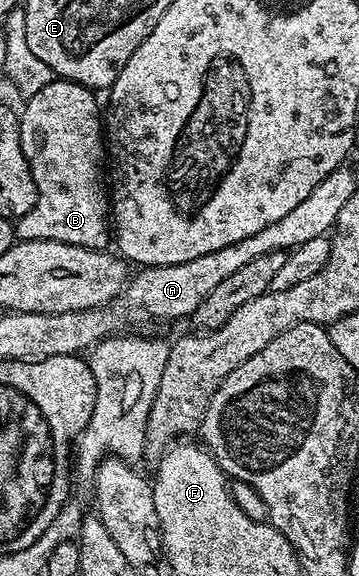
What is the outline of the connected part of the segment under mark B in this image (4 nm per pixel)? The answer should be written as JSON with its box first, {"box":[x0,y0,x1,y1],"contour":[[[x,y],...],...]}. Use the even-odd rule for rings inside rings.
{"box":[16,79,112,247],"contour":[[[55,79],[50,81],[44,87],[40,87],[40,91],[36,91],[32,96],[25,98],[26,106],[20,109],[20,147],[24,151],[24,159],[30,165],[30,174],[38,187],[38,198],[32,207],[32,211],[25,213],[23,217],[17,218],[16,221],[16,237],[18,241],[59,241],[60,243],[68,243],[69,245],[85,245],[87,247],[106,247],[112,241],[112,225],[108,220],[108,214],[111,212],[112,206],[108,196],[108,185],[104,180],[104,117],[98,113],[98,101],[95,90],[89,89],[86,85],[81,85],[75,81],[64,81]]]}

